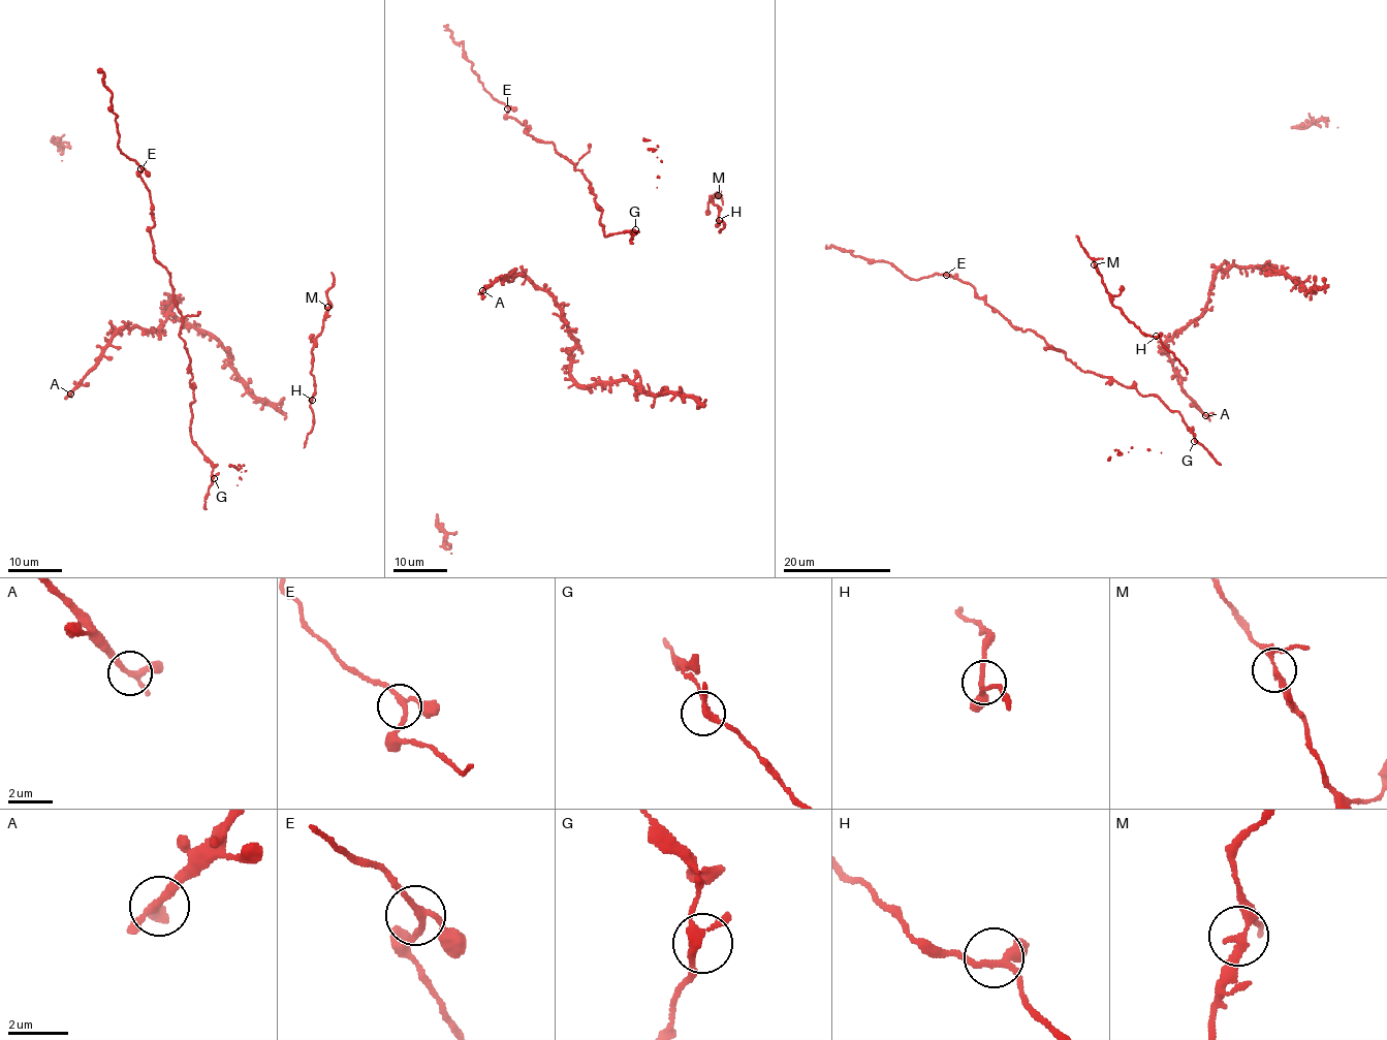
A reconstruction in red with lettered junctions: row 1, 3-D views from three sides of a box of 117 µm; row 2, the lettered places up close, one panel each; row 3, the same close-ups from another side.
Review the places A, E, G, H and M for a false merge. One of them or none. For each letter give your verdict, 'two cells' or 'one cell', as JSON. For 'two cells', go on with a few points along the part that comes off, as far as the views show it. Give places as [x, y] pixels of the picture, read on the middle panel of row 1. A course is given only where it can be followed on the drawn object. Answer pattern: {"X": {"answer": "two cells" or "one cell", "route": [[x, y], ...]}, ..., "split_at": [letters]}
{"A": {"answer": "one cell"}, "E": {"answer": "one cell"}, "G": {"answer": "one cell"}, "H": {"answer": "one cell"}, "M": {"answer": "one cell"}, "split_at": []}

